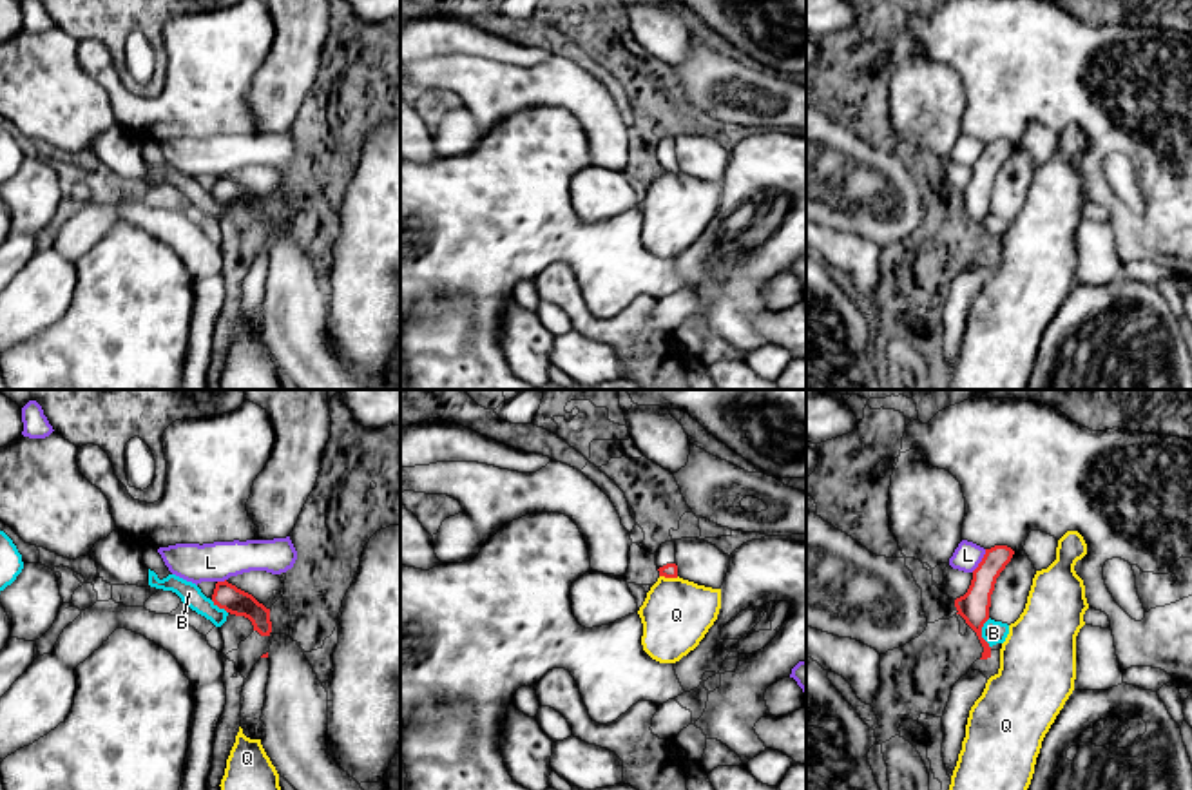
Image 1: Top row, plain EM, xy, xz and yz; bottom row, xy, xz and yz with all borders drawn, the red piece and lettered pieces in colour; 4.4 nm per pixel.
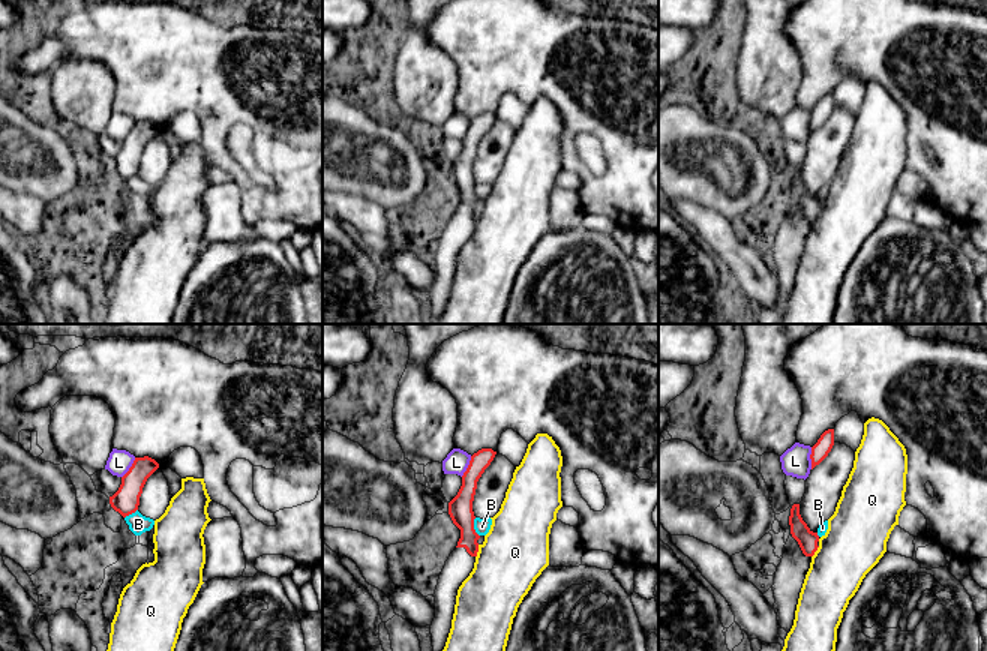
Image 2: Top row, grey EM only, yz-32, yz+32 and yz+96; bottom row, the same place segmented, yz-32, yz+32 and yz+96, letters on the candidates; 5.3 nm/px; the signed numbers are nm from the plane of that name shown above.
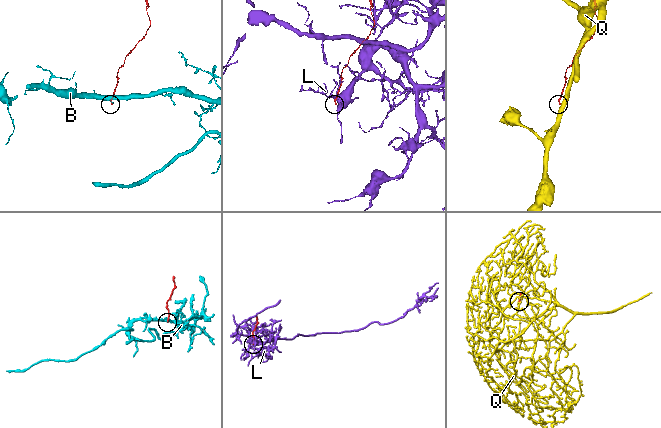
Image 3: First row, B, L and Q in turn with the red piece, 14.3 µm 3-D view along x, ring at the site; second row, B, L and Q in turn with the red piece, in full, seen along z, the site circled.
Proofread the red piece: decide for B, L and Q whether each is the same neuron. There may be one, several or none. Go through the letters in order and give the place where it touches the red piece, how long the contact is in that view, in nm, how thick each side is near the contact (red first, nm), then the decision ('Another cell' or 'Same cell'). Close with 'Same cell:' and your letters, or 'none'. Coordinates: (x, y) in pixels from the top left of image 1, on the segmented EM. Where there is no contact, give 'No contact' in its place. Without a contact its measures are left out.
B: Touches red at yz (980, 633). Shared border 140 nm. Thickness 140 nm (red) against 100 nm. Another cell
L: Touches red at yz (982, 560). Shared border 120 nm. Thickness 140 nm (red) against 120 nm. Another cell
Q: Touches red at xz (669, 577). Shared border 90 nm. Thickness 60 nm (red) against 320 nm. Another cell
Same cell: none

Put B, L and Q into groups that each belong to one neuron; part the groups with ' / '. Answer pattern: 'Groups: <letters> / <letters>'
Groups: B / L / Q

